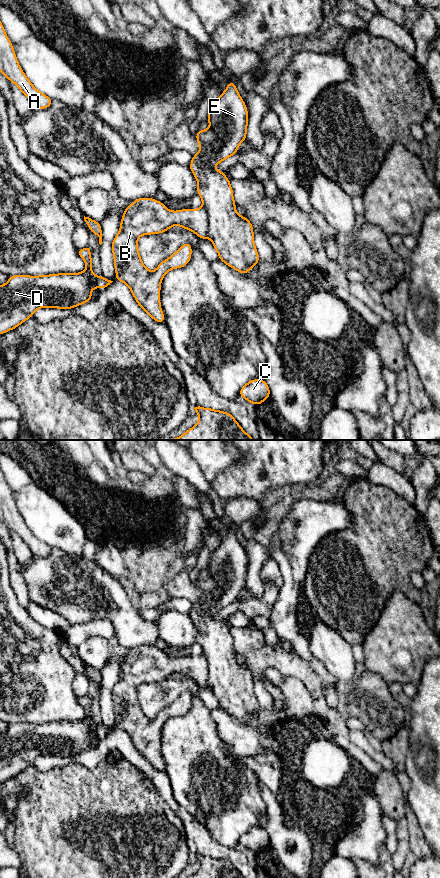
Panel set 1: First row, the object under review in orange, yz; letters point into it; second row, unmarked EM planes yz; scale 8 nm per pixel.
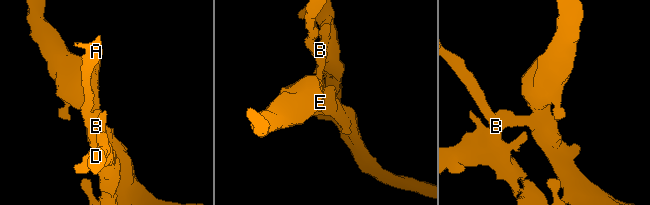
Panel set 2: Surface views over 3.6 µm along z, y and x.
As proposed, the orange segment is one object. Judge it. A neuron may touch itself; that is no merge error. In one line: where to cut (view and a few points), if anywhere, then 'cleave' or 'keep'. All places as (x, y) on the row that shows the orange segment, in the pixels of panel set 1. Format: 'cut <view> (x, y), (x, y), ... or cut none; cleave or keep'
cut yz (203, 205), (207, 214), (207, 235), (209, 237); cleave

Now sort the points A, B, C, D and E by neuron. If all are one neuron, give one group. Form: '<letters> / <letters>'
A B D / C E

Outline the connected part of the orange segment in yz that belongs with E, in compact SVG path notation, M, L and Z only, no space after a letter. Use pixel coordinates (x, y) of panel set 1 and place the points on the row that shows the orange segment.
M228 81L226 90L215 102L210 103L206 119L210 122L210 127L203 131L197 130L197 145L200 145L201 149L192 156L189 168L198 182L196 191L208 214L208 237L212 239L213 247L219 254L219 260L246 275L260 260L254 245L253 226L245 216L236 213L233 189L224 171L212 168L236 154L239 145L247 138L248 110L234 82Z

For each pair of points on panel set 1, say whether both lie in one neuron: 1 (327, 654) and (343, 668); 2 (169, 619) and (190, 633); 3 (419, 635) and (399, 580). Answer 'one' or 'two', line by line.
1: one
2: one
3: two

